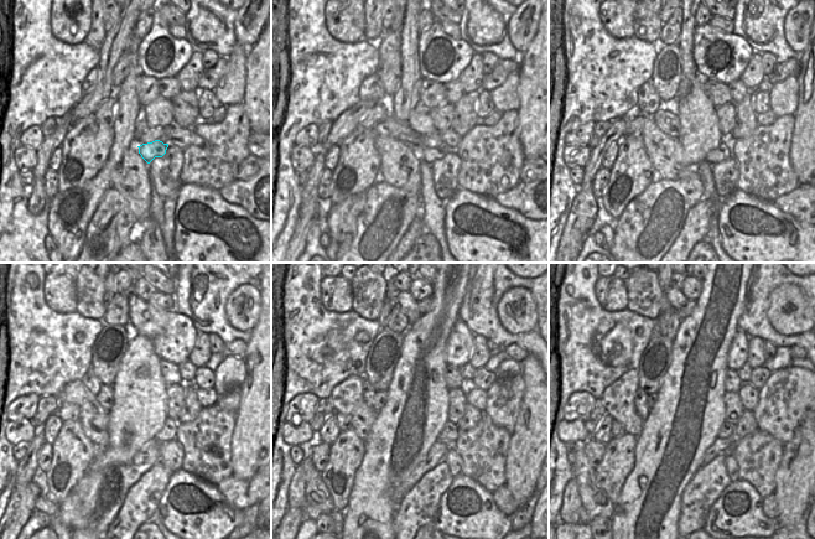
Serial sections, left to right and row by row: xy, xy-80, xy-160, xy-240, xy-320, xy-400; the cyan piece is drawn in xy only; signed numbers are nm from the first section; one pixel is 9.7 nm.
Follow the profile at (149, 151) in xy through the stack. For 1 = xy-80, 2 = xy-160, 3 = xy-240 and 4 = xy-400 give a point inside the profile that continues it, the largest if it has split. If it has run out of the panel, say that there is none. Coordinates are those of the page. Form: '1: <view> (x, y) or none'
1: xy-80 (427, 154)
2: xy-160 (723, 151)
3: xy-240 (167, 433)
4: xy-400 (727, 429)

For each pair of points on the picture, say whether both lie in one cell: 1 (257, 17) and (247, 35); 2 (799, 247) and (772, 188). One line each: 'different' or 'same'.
1: same
2: different

